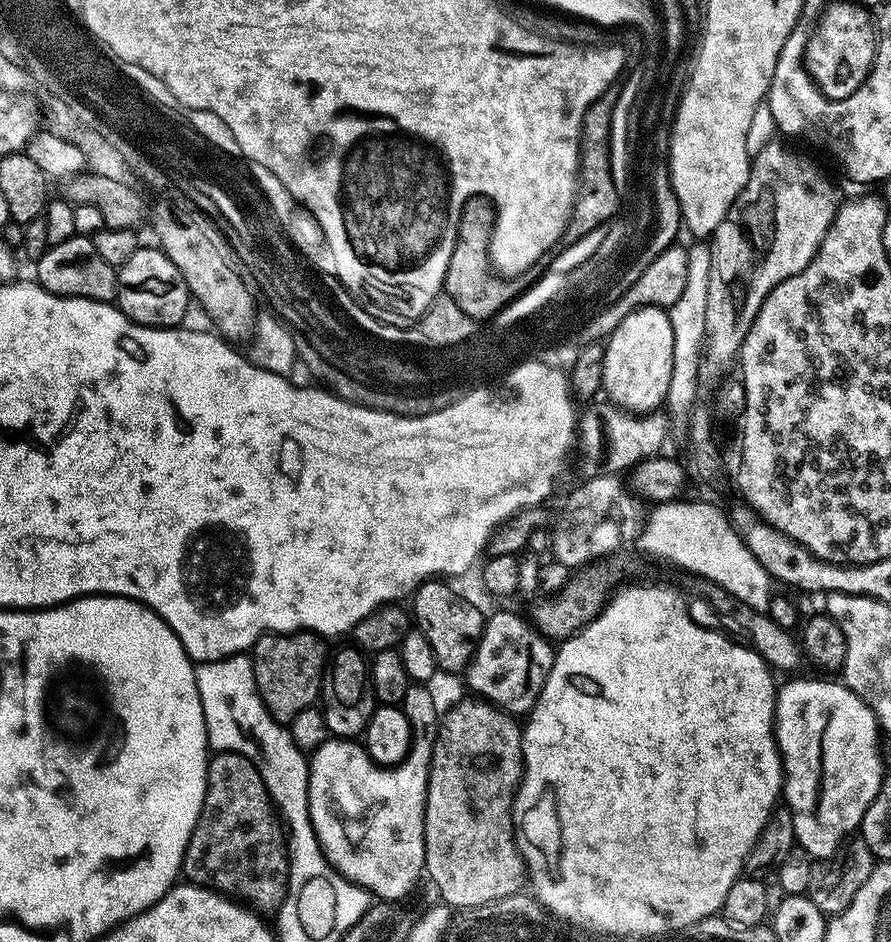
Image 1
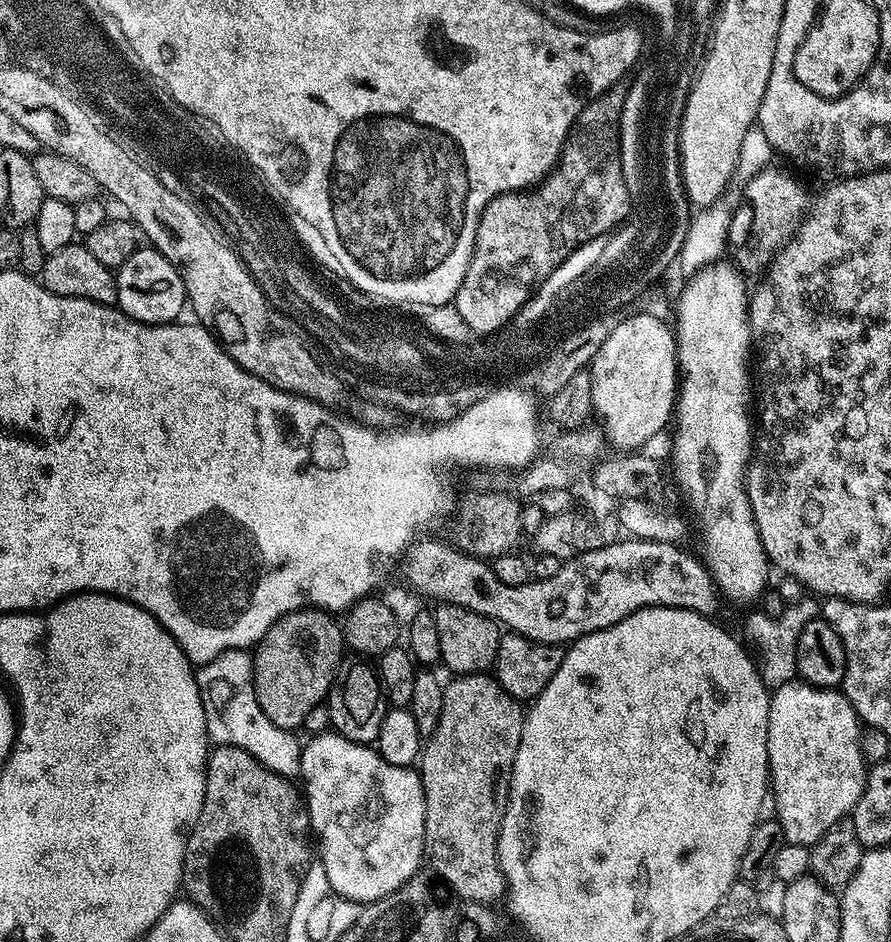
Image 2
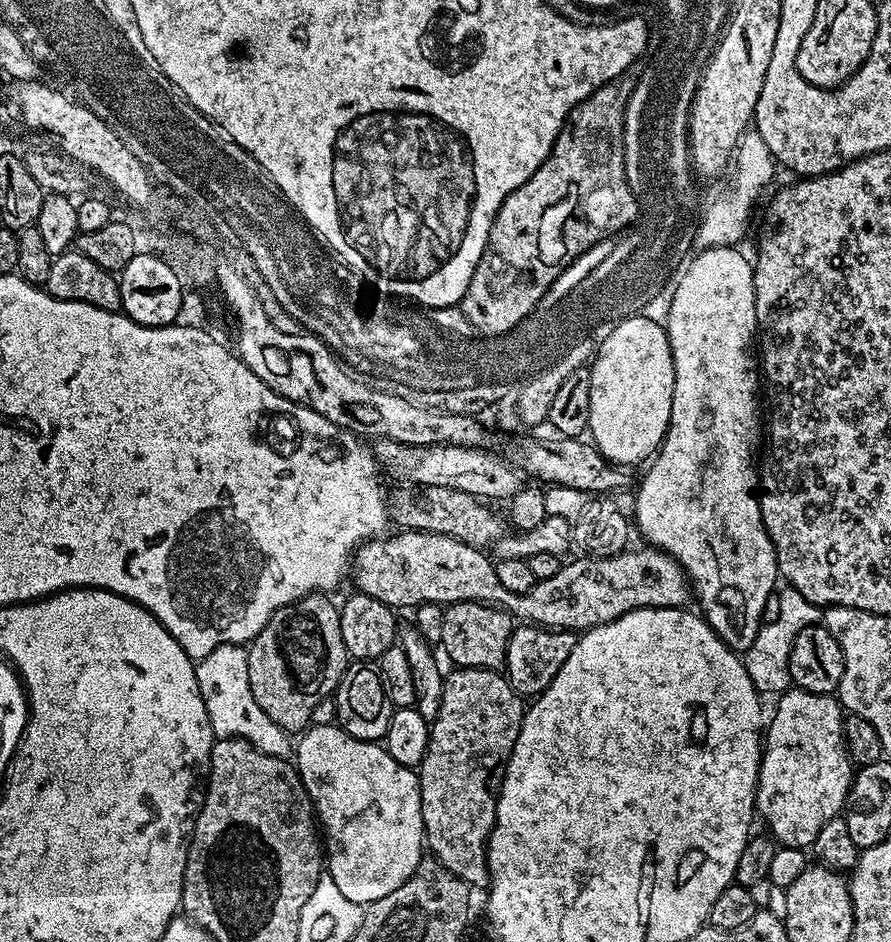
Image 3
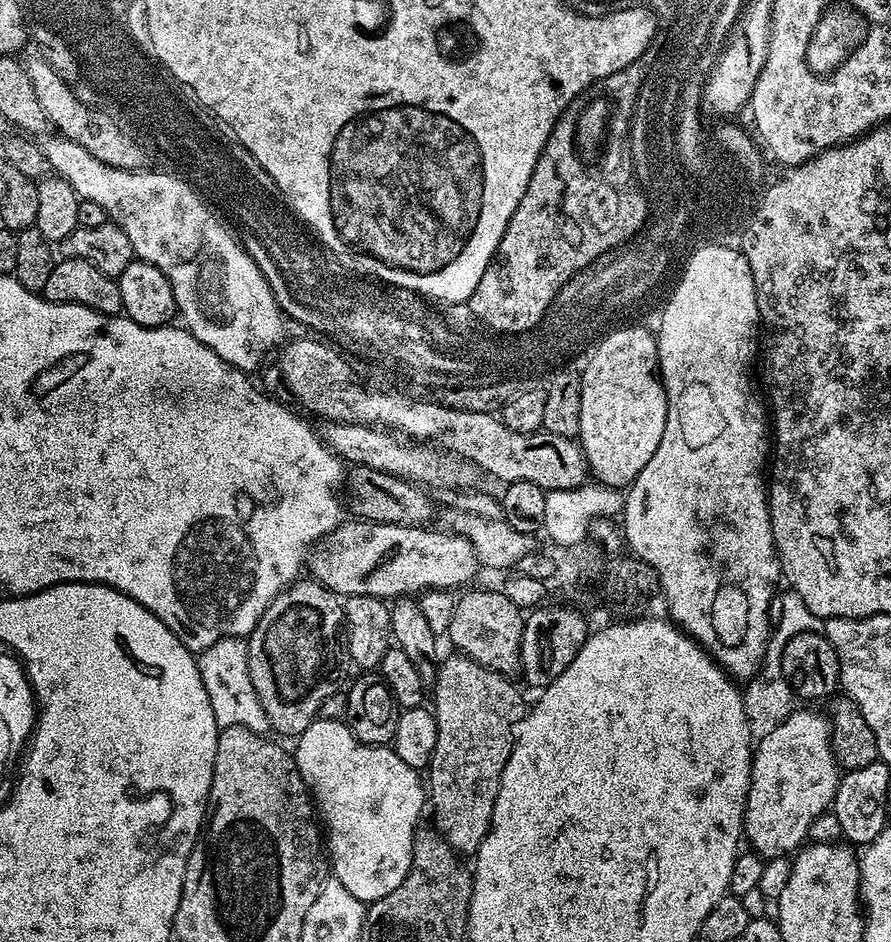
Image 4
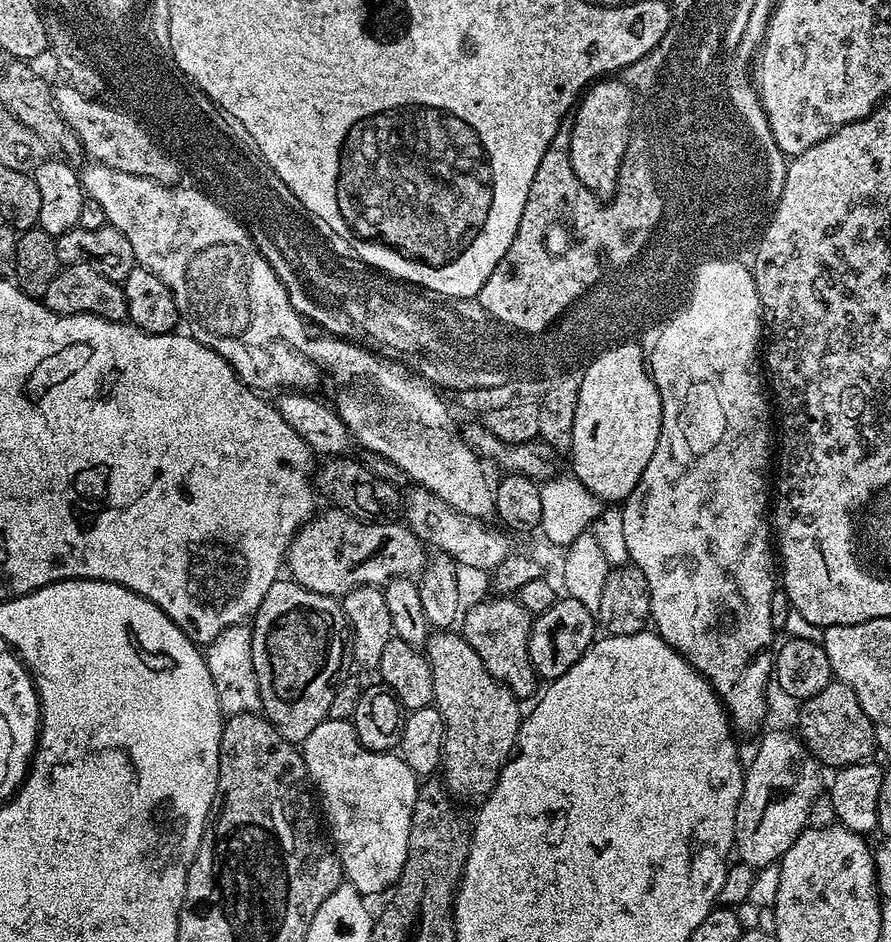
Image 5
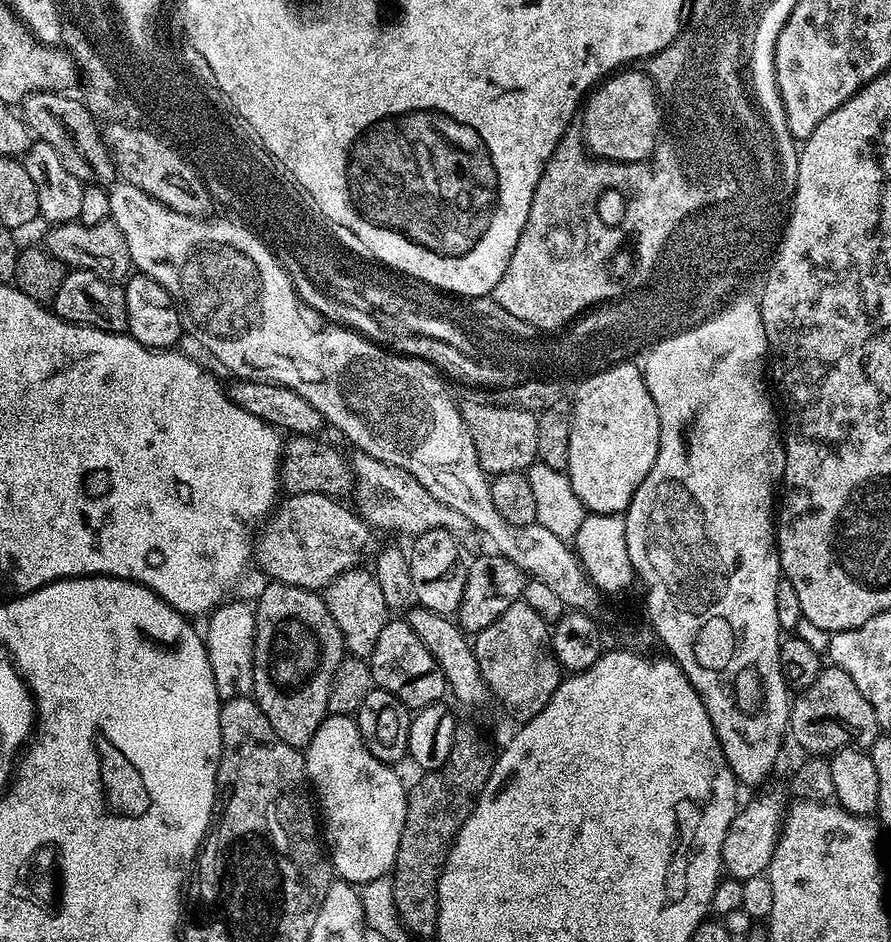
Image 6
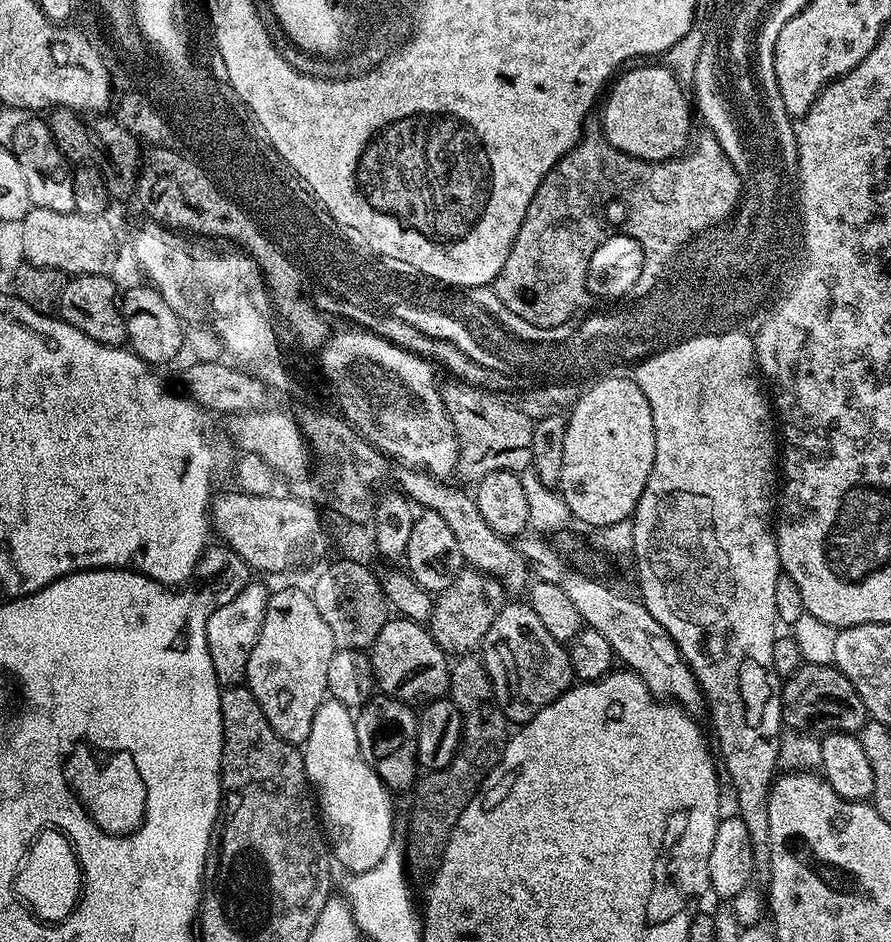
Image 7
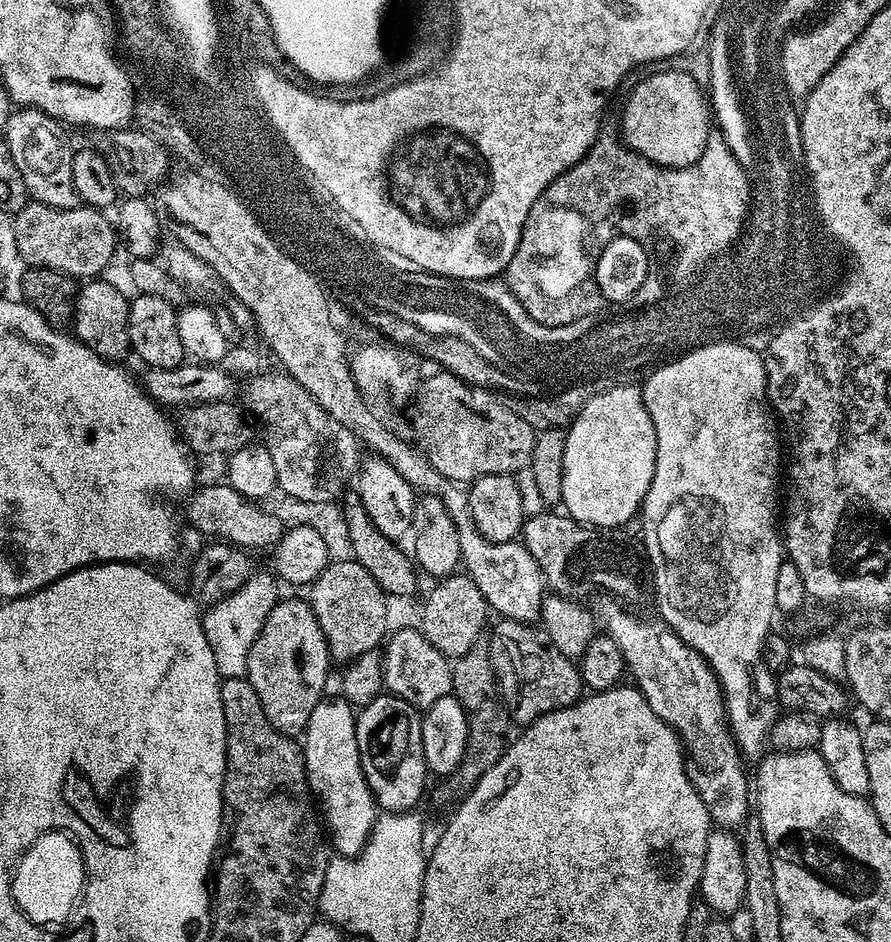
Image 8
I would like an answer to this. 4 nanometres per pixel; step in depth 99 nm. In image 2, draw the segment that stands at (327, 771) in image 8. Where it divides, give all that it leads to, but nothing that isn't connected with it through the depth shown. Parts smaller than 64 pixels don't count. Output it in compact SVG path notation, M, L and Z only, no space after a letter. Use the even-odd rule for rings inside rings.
M329 730L311 737L300 754L302 792L306 797L308 823L320 839L319 863L330 878L330 886L339 896L367 906L397 892L411 876L415 876L425 859L424 850L424 787L415 767L394 766L380 757L375 747L356 744L353 740Z

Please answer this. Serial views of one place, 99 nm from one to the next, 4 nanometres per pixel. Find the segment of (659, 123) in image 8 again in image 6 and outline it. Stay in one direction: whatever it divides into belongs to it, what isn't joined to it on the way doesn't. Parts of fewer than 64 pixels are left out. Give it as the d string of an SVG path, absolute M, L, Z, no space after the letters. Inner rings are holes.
M626 68L607 77L585 101L582 110L582 140L588 152L597 159L624 163L647 161L658 143L657 137L654 138L654 120L658 116L658 106L660 108L658 91L650 75L641 69L634 69Z

